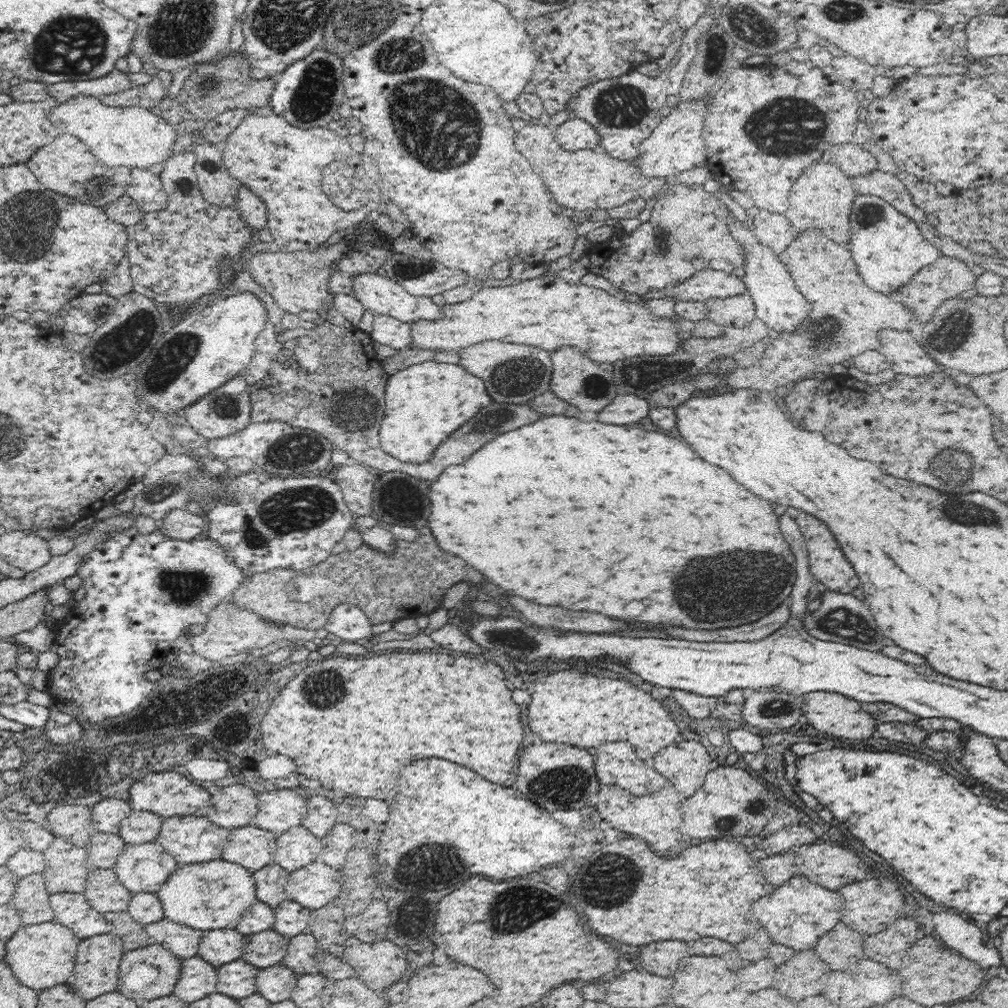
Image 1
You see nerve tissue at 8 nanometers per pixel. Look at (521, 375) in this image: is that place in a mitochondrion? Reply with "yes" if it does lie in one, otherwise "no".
yes

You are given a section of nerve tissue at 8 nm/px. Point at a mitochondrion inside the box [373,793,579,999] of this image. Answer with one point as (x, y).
(507, 909)

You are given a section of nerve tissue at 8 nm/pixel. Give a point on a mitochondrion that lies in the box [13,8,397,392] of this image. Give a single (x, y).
(71, 44)

